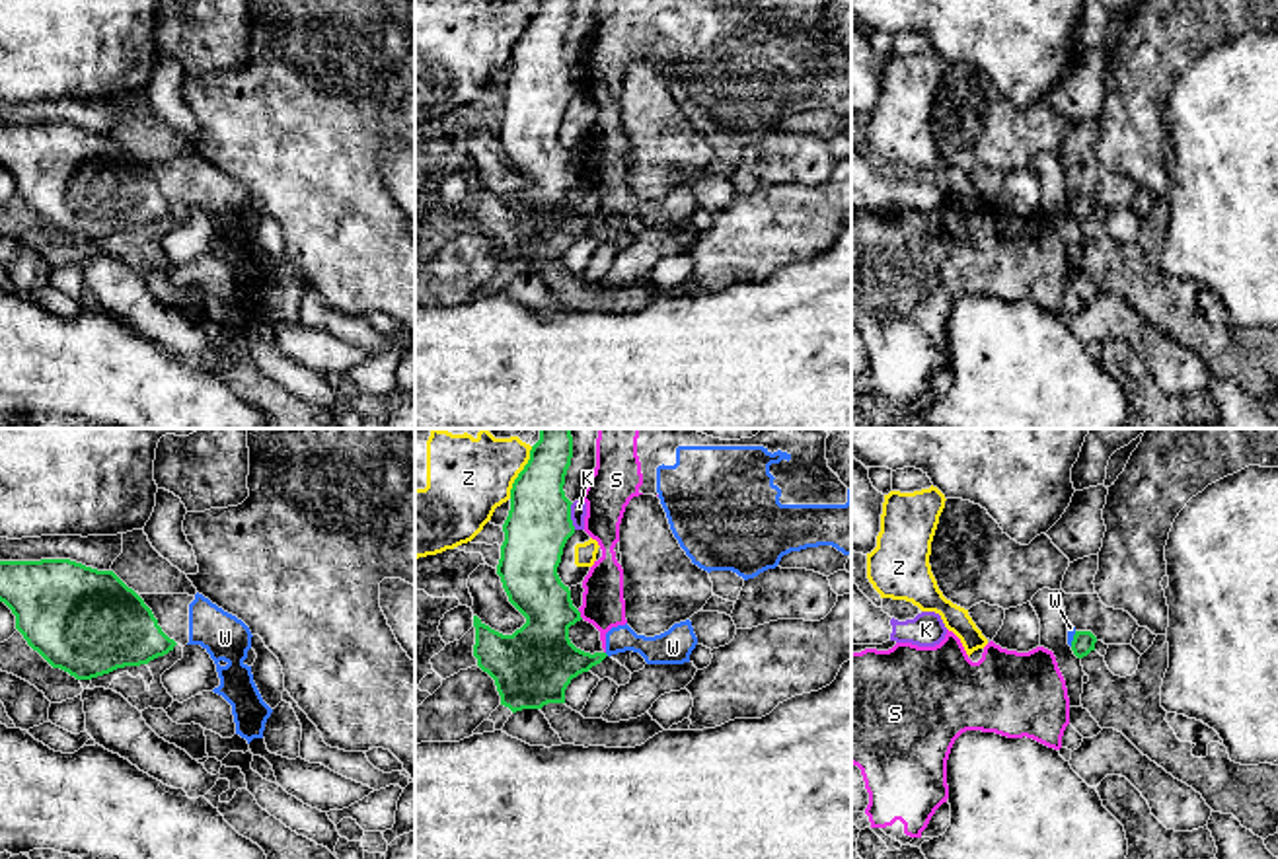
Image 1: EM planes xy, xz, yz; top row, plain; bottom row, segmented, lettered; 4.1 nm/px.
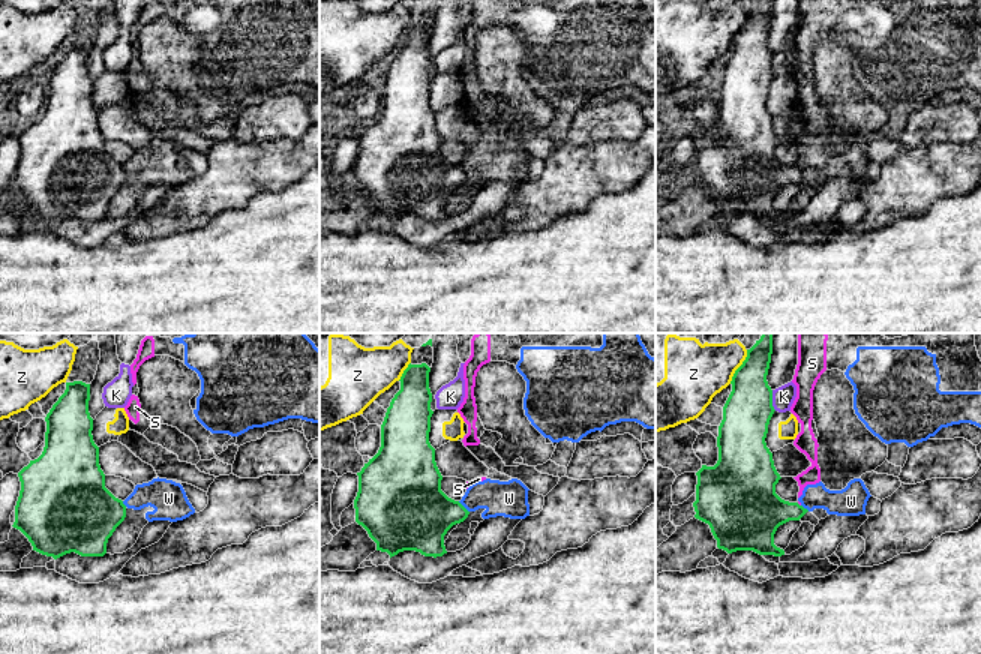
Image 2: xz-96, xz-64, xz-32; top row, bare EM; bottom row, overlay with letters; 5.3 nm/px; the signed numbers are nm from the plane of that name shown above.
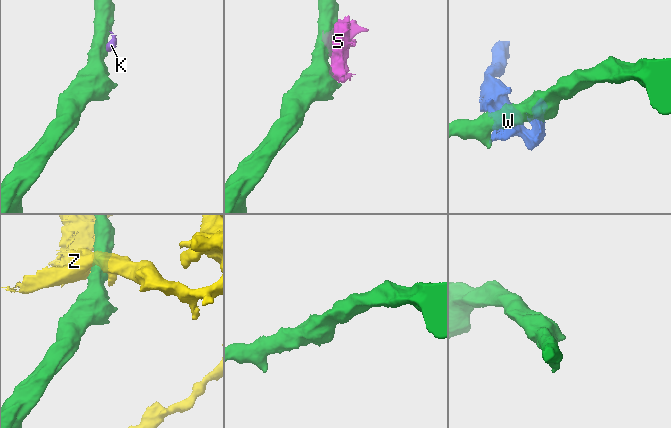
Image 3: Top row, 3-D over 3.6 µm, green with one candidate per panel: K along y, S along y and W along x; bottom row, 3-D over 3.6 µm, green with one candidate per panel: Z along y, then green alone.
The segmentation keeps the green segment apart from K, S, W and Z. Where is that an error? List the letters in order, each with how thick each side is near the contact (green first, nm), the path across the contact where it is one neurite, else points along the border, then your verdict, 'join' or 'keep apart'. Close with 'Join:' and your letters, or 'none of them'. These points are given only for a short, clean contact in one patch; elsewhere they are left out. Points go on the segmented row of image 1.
K: calibres 260 and 60 nm; keep apart
S: calibres 300 and 180 nm; keep apart
W: calibres 100 and 30 nm; border yz (1076, 632), (1070, 645); keep apart
Z: calibres 260 and 340 nm; keep apart
Join: none of them

